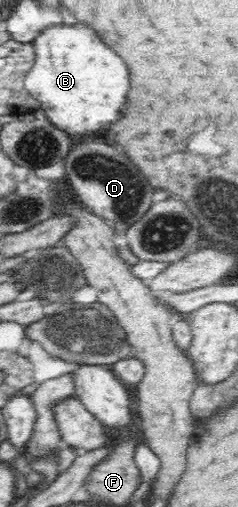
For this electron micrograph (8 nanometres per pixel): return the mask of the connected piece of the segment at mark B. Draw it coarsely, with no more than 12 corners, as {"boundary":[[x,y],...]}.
{"boundary":[[87,24],[44,28],[25,88],[74,143],[106,139],[128,68]]}

